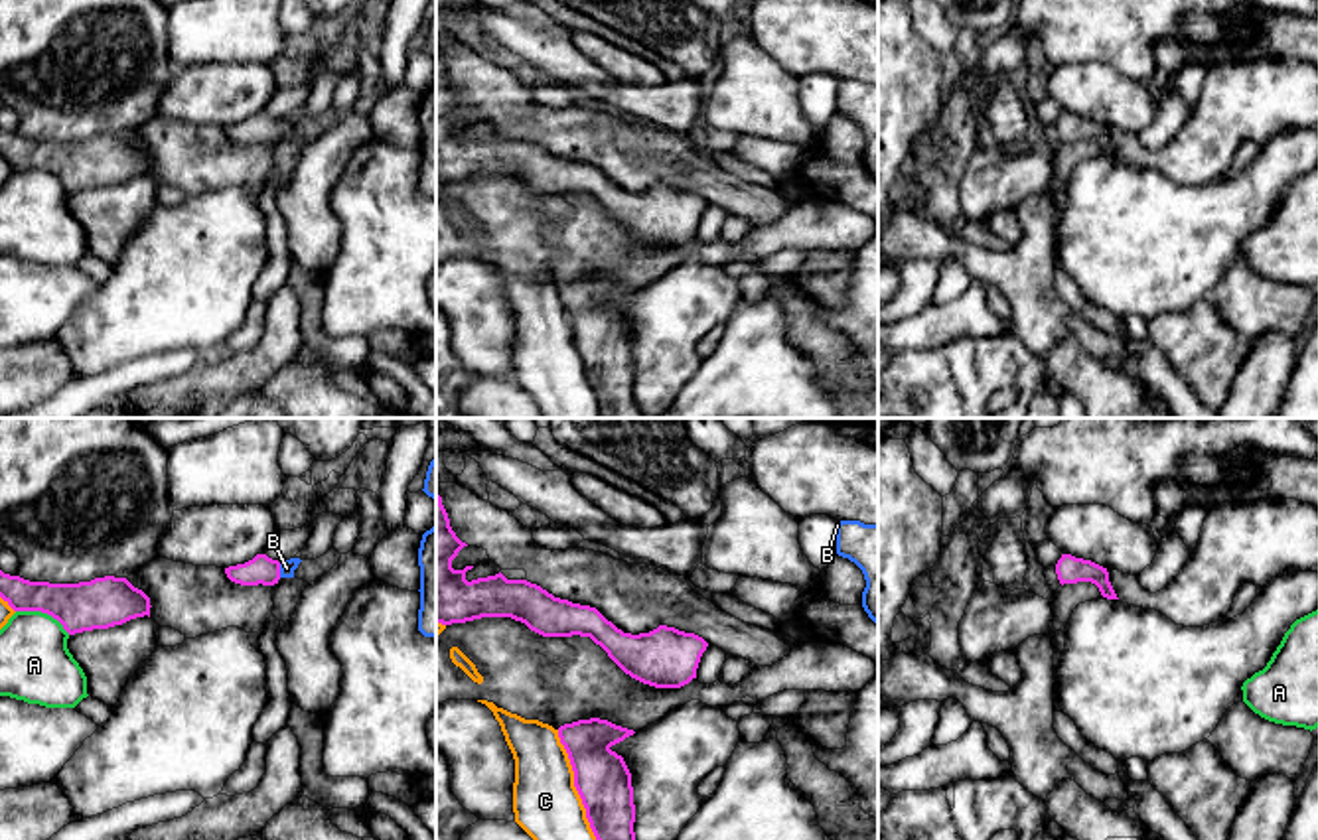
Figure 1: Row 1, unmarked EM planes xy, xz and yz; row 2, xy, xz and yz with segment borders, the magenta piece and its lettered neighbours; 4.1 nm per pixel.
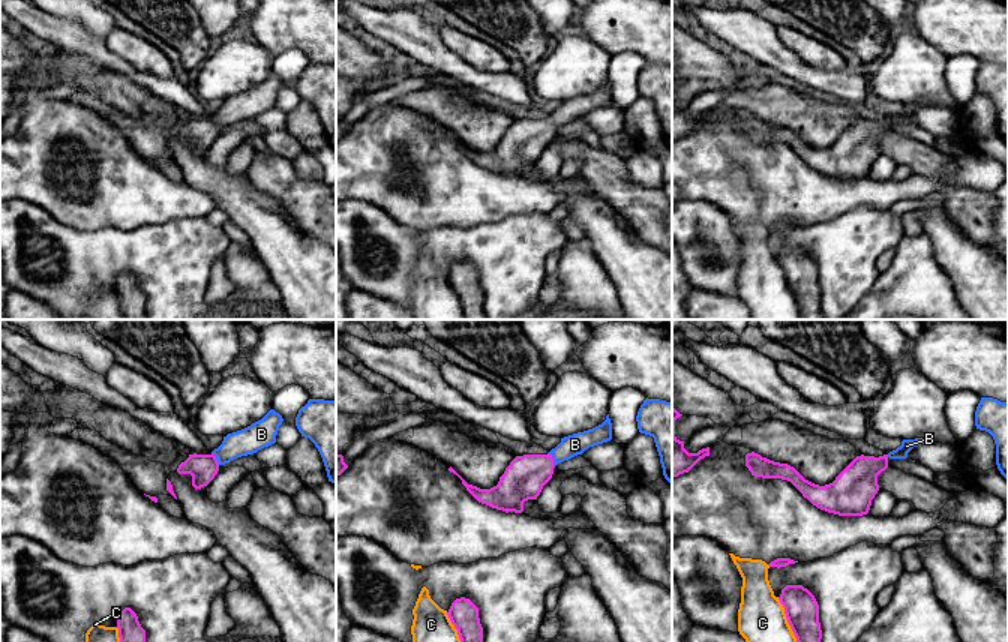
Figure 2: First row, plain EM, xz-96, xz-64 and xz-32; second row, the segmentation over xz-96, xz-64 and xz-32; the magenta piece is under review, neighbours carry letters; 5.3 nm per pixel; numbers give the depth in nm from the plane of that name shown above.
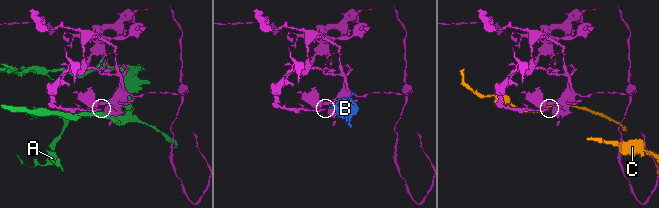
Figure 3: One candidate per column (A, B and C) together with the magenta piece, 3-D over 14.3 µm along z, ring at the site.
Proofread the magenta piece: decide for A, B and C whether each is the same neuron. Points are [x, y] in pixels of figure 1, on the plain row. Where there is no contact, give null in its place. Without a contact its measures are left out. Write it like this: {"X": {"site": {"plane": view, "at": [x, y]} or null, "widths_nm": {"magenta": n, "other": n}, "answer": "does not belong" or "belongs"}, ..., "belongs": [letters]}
{"A": {"site": {"plane": "xy", "at": [44, 170]}, "widths_nm": {"magenta": 200, "other": 300}, "answer": "does not belong"}, "B": {"site": {"plane": "xy", "at": [279, 129]}, "widths_nm": {"magenta": 120, "other": 60}, "answer": "belongs"}, "C": {"site": {"plane": "xz", "at": [579, 351]}, "widths_nm": {"magenta": 220, "other": 280}, "answer": "does not belong"}, "belongs": ["B"]}

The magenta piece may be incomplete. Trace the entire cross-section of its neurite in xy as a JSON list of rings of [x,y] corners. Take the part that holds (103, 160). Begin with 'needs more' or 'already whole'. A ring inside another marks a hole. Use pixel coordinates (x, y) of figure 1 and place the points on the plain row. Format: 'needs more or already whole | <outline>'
already whole | [[[0,128],[0,156],[14,170],[41,170],[69,193],[109,187],[136,175],[150,175],[150,156],[126,136],[95,136],[79,142],[30,140]]]

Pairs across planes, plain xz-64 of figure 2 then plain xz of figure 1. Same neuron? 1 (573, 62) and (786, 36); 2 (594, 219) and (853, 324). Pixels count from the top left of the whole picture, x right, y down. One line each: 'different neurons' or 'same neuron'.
1: different neurons
2: different neurons

